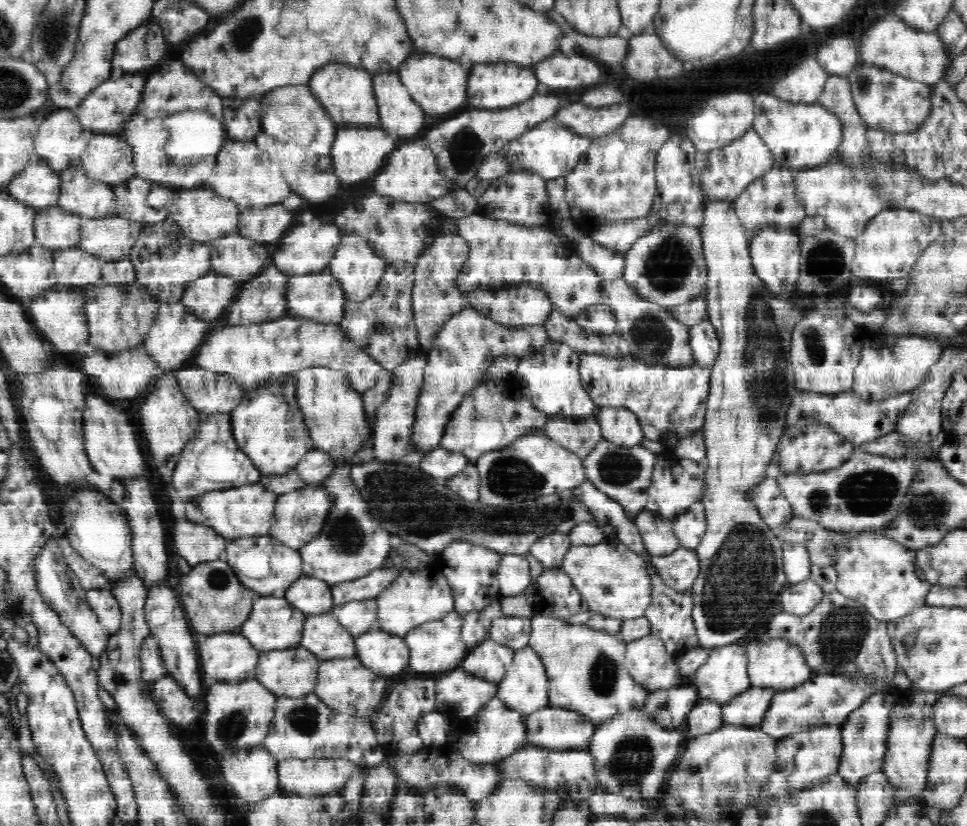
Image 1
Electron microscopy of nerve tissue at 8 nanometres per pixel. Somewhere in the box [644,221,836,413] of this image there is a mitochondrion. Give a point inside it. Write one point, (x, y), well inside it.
(813, 344)

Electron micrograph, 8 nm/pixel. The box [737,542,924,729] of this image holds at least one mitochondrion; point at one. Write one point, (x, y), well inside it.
(844, 629)

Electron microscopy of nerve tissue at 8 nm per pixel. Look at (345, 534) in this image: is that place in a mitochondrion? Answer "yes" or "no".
yes

